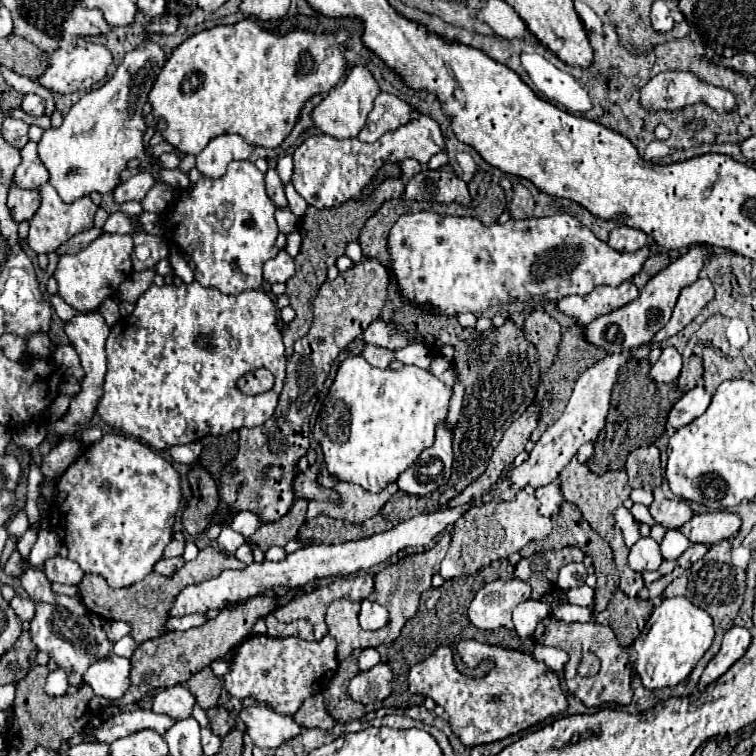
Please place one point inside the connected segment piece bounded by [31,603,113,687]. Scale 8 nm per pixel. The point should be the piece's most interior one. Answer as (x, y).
(72, 642)

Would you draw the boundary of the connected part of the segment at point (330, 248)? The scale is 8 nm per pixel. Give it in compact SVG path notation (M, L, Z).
M387 179L383 181L363 203L357 203L357 201L347 201L339 207L331 207L331 209L315 209L315 207L307 207L305 215L301 217L299 221L299 233L303 237L303 243L301 243L301 249L299 249L299 255L295 257L295 277L291 277L285 285L285 295L289 297L291 301L291 307L295 309L295 319L291 323L287 323L283 327L283 341L285 341L285 357L289 359L291 353L293 353L293 343L301 337L307 335L309 327L311 327L311 321L313 321L313 299L317 297L317 291L319 287L325 283L325 277L327 277L327 269L337 261L337 257L341 257L345 253L345 247L347 243L351 241L357 241L359 239L359 233L363 229L363 225L367 223L367 219L377 213L377 209L387 201L387 199L393 199L393 197L401 197L401 179Z

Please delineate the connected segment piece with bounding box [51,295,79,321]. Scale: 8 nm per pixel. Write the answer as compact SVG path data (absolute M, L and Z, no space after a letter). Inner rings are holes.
M51 295L51 305L53 305L53 309L61 321L69 321L71 317L75 317L79 313L79 311L71 309L71 305L67 305L59 295Z

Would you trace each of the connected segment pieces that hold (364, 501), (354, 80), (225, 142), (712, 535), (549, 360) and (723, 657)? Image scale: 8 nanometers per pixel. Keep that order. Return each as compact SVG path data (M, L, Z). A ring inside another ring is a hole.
M337 483L335 489L341 493L343 503L329 503L329 501L309 501L309 513L307 519L317 517L319 513L343 519L355 525L361 525L365 519L371 519L379 513L379 509L387 503L391 495L397 493L397 485L387 485L381 493L369 493L359 485L353 483Z
M357 65L353 67L353 71L349 73L349 77L335 85L325 97L323 101L311 111L311 121L313 125L325 133L325 135L331 135L335 139L351 139L351 137L357 137L357 133L363 129L365 125L365 119L367 115L371 113L373 109L373 101L375 97L379 95L379 85L377 81L373 79L373 75L367 71L367 67L363 65Z
M219 135L197 155L197 169L201 175L219 179L227 165L235 159L249 159L253 147L239 135Z
M713 511L713 513L699 513L693 515L679 531L691 543L715 545L723 539L733 537L741 527L741 519L729 511Z
M535 309L533 313L525 317L523 333L525 333L525 339L535 345L537 355L539 355L541 373L545 373L553 365L553 359L557 355L557 347L561 341L559 323L543 309Z
M733 625L723 637L723 645L721 645L719 653L707 663L697 687L705 689L709 683L717 681L737 659L743 657L749 643L751 643L751 631L745 629L745 627Z

